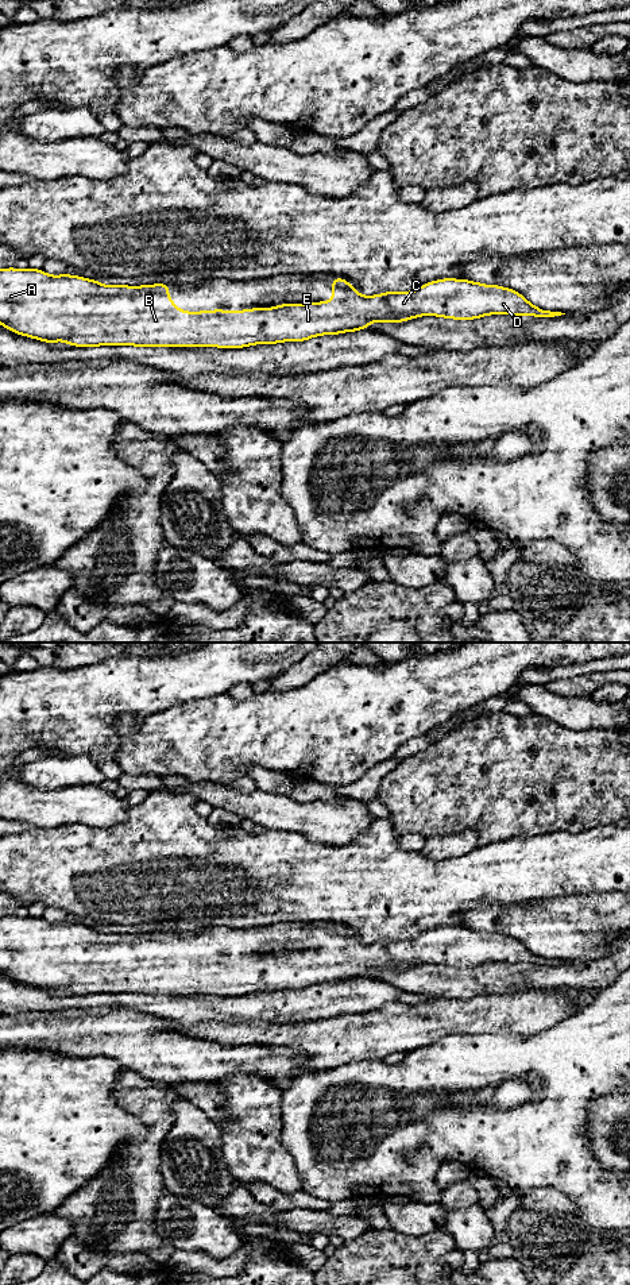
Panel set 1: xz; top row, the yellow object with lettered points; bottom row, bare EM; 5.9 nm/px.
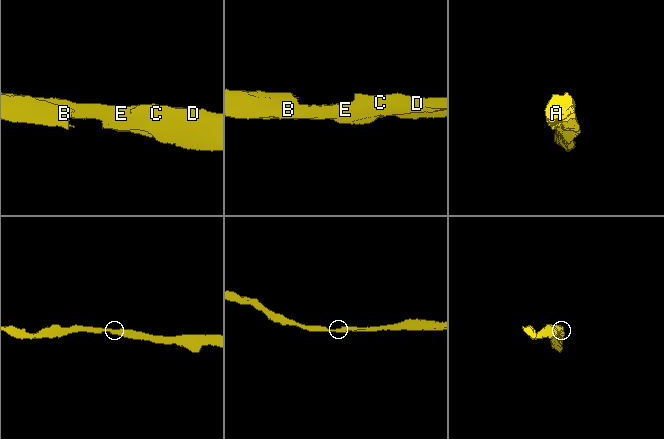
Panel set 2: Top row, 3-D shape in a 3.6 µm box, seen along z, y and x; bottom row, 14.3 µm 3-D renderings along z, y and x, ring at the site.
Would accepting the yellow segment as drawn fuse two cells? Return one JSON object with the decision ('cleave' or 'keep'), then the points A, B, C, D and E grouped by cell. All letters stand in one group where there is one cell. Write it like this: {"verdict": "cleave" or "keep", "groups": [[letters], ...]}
{"verdict": "keep", "groups": [["A", "B", "C", "D", "E"]]}

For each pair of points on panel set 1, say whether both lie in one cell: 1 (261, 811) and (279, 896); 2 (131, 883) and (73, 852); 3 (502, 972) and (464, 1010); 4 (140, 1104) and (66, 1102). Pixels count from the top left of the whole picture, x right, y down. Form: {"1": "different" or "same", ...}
{"1": "different", "2": "same", "3": "different", "4": "different"}

